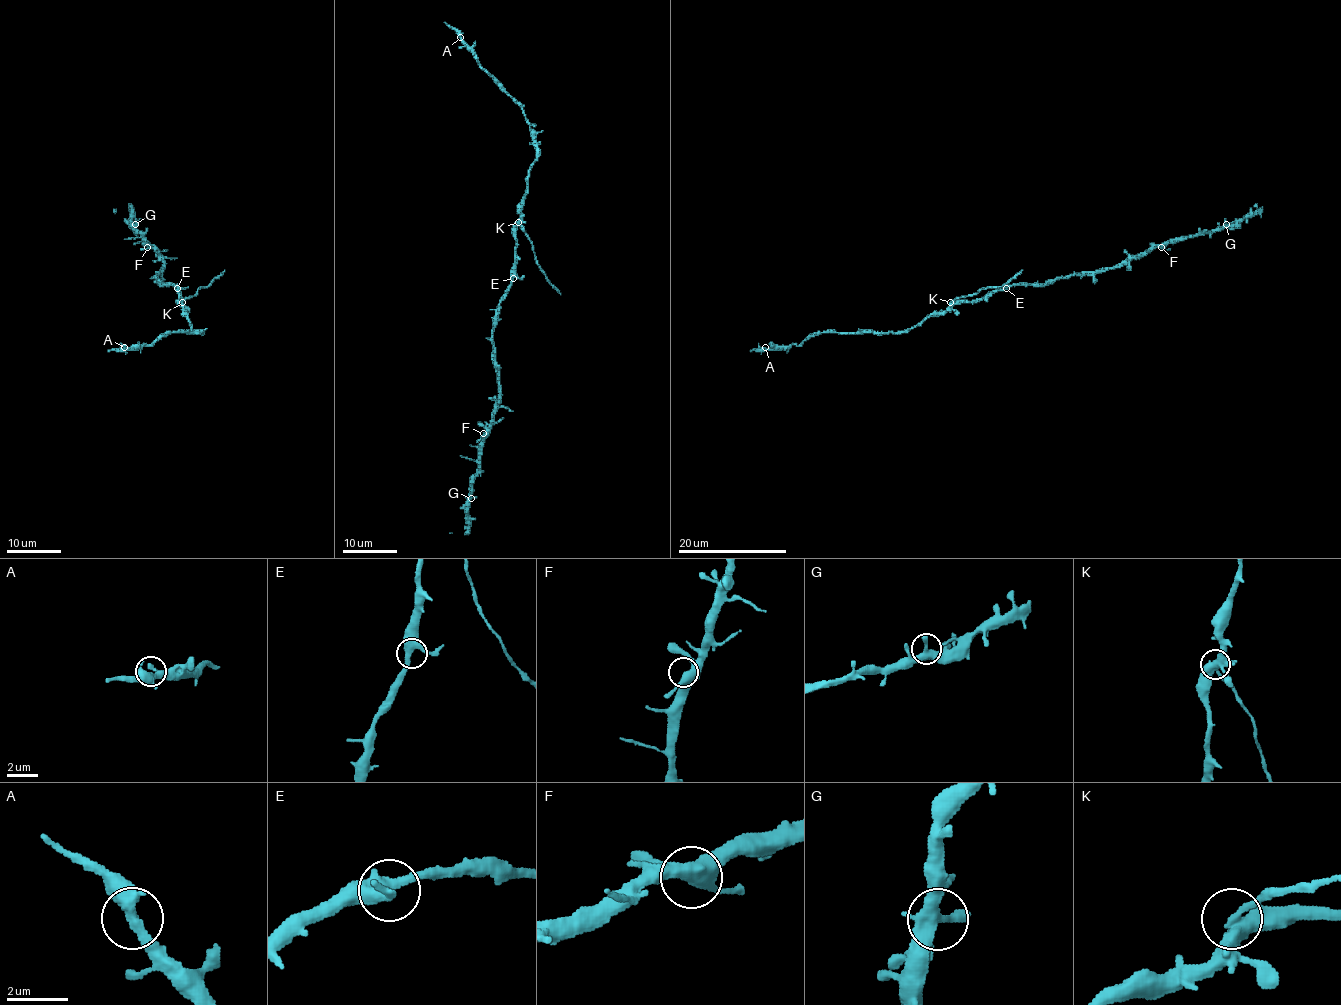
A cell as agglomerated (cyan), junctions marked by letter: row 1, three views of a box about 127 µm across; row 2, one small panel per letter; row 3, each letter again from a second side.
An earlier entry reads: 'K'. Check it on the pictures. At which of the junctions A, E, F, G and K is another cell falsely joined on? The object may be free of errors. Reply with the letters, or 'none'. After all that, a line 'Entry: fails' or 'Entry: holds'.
K
Entry: holds

